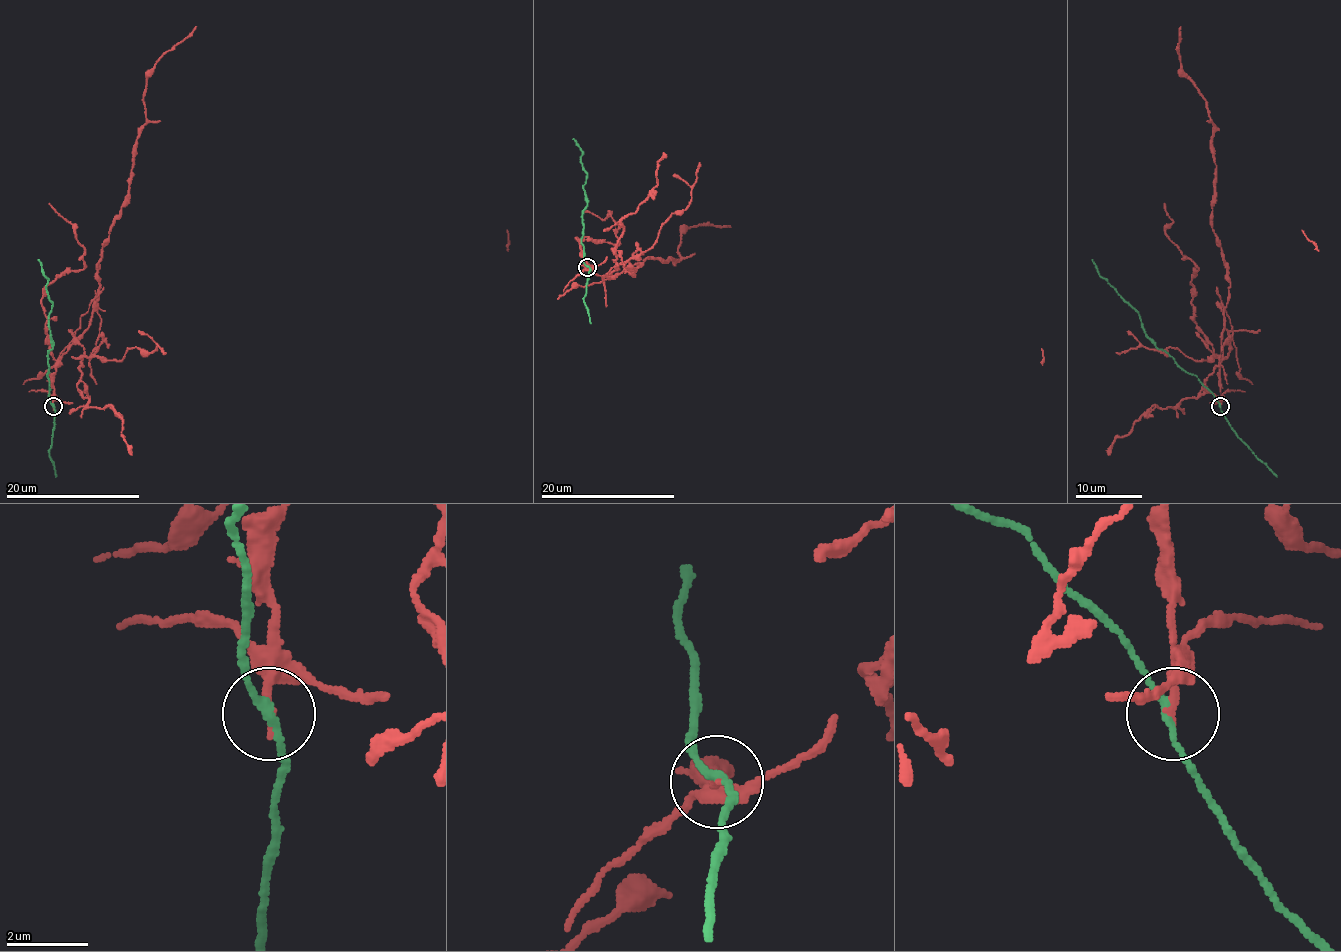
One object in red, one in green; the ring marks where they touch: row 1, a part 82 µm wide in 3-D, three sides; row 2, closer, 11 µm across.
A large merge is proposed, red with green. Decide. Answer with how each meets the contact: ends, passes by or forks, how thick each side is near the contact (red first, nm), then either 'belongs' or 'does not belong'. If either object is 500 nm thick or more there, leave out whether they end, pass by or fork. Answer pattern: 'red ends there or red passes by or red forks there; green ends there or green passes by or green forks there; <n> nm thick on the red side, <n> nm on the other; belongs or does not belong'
red ends there; green passes by; 240 nm thick on the red side, 190 nm on the other; does not belong

